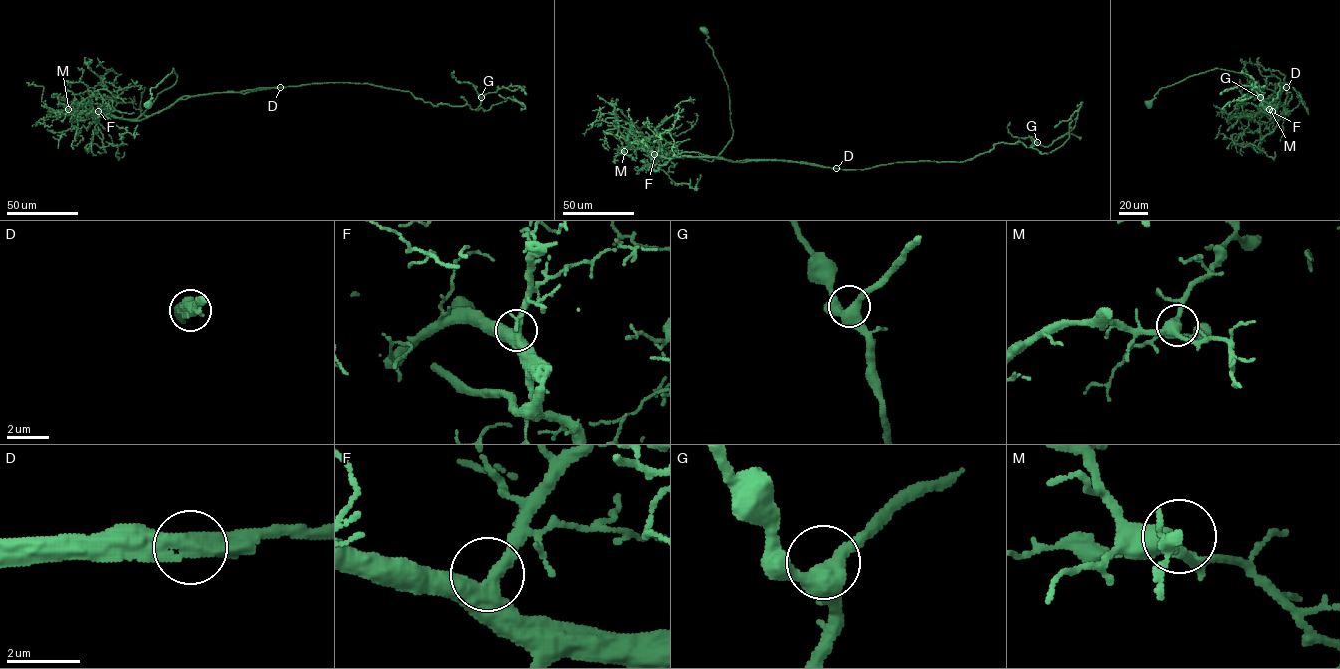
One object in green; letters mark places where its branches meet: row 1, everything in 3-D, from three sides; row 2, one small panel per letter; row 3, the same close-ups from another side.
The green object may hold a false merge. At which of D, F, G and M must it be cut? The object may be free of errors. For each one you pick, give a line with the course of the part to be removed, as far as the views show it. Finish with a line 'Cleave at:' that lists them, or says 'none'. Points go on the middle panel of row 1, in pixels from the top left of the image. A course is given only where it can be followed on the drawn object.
D: foreign part runs (836, 168), (773, 160), (729, 161), (694, 152), (663, 158), (634, 140), (628, 132), (631, 123), (617, 108)
Cleave at: D

